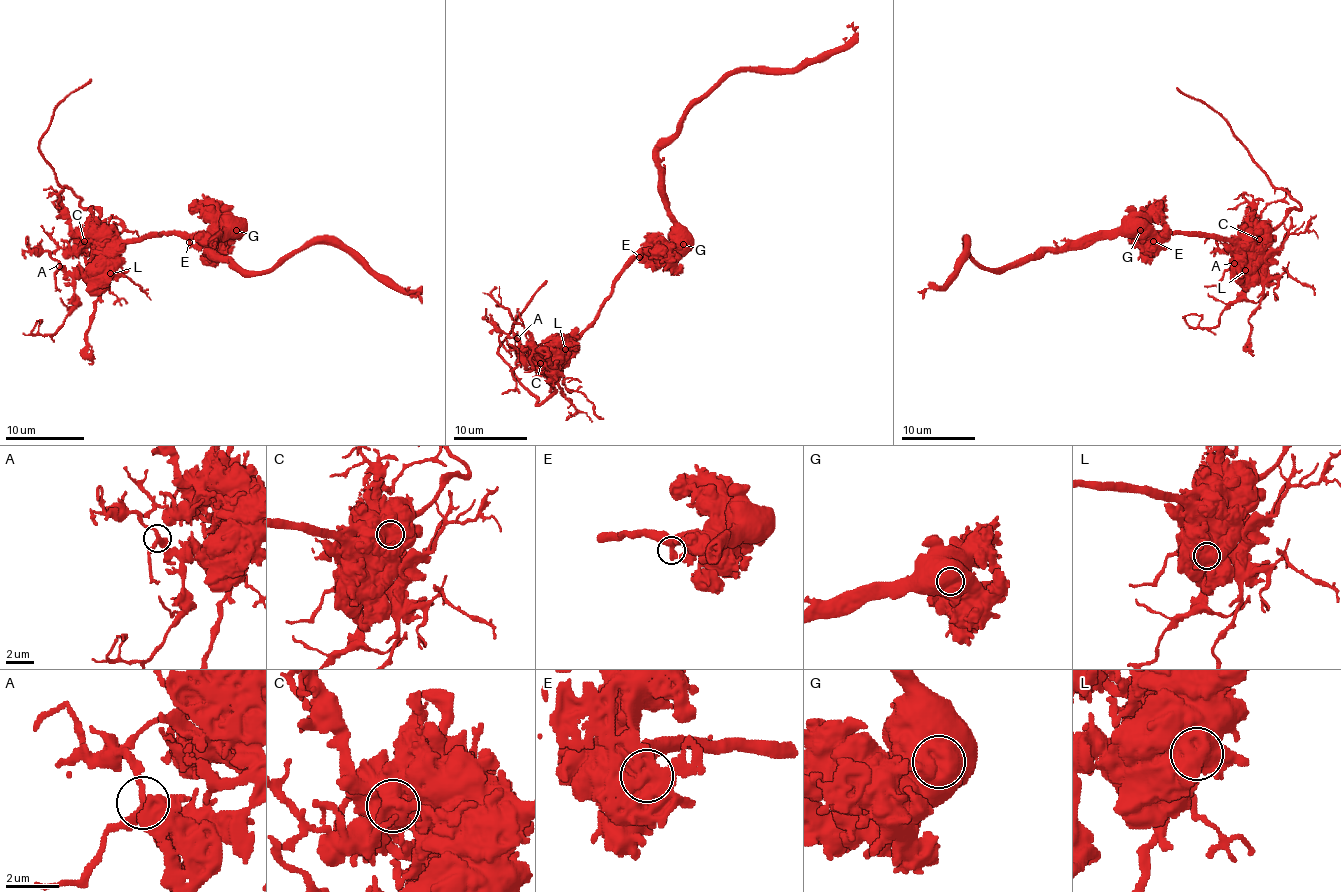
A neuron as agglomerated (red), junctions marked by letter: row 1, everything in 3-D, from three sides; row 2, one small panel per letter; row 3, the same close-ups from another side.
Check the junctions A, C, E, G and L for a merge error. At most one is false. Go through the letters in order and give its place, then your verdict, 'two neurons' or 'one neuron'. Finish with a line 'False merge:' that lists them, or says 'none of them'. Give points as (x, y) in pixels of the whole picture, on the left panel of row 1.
A: at (59, 266); one neuron
C: at (84, 241); two neurons
E: at (189, 242); one neuron
G: at (236, 230); one neuron
L: at (110, 273); one neuron
False merge: C

